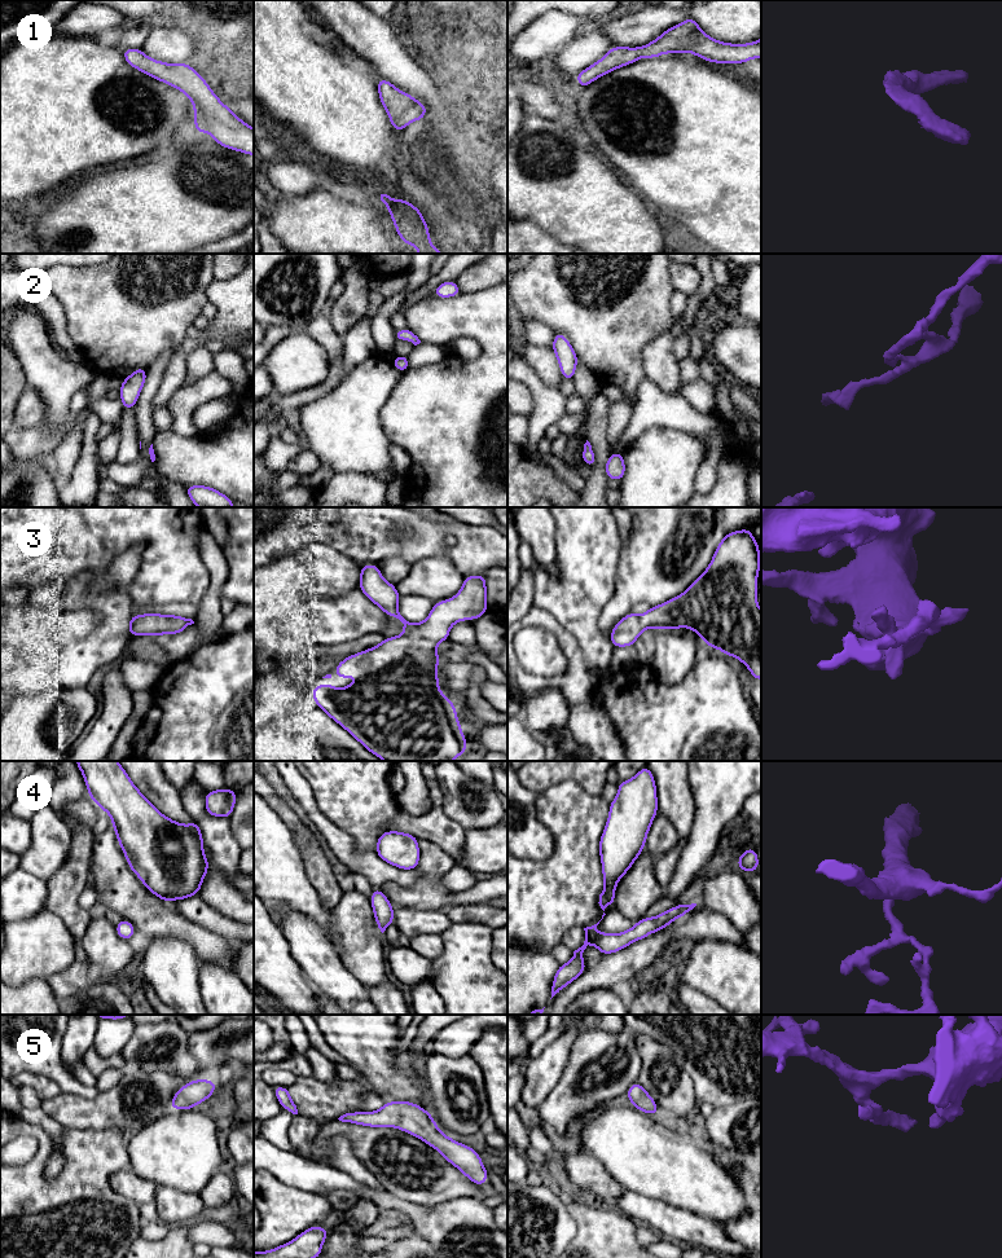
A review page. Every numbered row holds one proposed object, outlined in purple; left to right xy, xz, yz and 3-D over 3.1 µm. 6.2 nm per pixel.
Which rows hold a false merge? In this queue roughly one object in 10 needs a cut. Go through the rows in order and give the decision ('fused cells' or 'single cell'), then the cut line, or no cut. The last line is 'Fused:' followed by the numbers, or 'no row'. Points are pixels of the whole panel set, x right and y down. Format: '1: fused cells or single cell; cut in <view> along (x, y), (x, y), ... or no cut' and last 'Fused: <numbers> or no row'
1: single cell; no cut
2: single cell; no cut
3: single cell; no cut
4: single cell; no cut
5: single cell; no cut
Fused: no row

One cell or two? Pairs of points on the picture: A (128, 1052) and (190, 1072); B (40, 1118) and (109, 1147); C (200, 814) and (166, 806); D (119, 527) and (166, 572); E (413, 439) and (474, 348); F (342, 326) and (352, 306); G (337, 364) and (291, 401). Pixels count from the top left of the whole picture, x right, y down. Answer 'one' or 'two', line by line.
A: one
B: two
C: two
D: one
E: two
F: one
G: one

